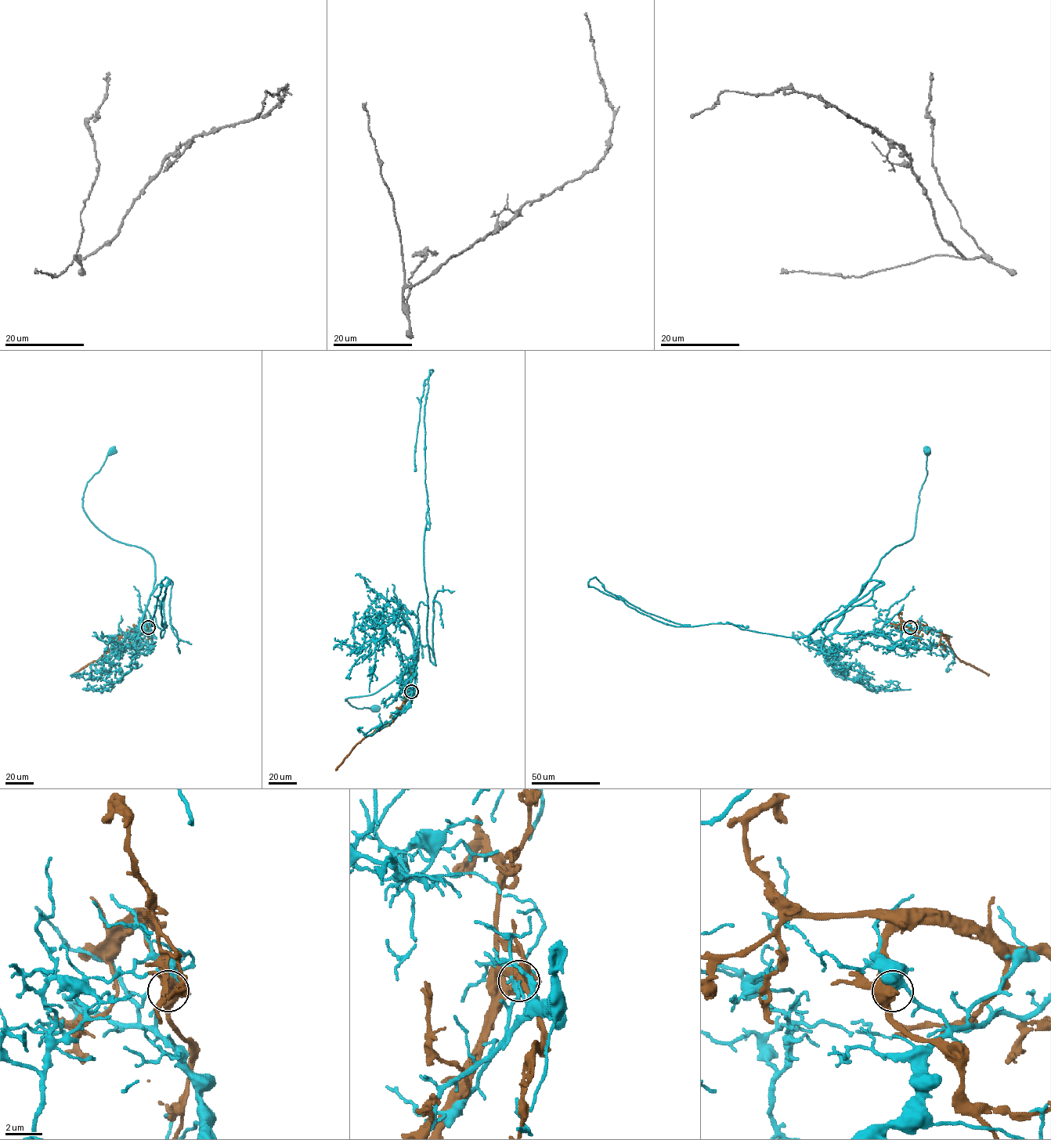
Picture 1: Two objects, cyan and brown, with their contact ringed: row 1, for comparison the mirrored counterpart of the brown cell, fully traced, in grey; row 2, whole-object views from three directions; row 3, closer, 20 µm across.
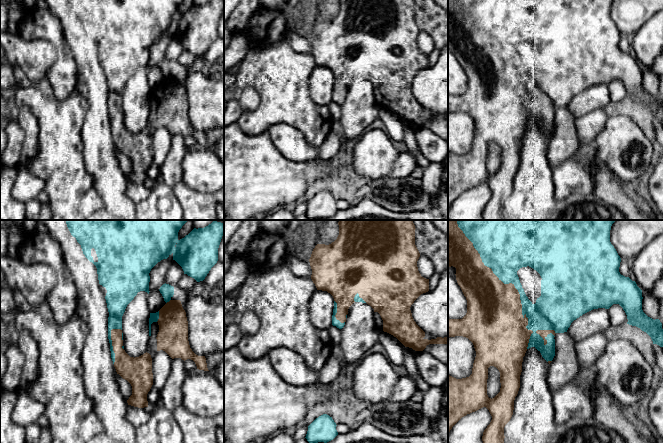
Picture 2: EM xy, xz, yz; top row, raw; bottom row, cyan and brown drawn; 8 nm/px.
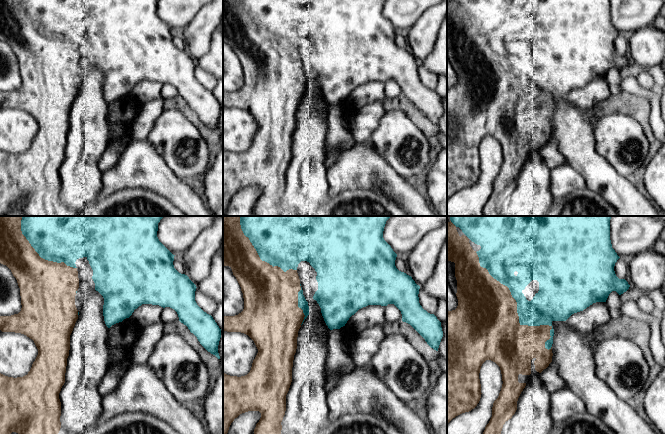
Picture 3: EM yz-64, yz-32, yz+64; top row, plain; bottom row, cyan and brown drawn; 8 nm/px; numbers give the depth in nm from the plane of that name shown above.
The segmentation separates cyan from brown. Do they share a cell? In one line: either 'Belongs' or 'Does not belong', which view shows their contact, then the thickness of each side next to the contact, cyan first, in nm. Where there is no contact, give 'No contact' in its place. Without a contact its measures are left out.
Does not belong. Touches cyan in yz. Thickness 360 nm (cyan) against 440 nm

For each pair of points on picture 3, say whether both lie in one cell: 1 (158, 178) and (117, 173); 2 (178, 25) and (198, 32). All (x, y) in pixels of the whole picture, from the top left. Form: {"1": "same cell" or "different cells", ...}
{"1": "same cell", "2": "different cells"}

